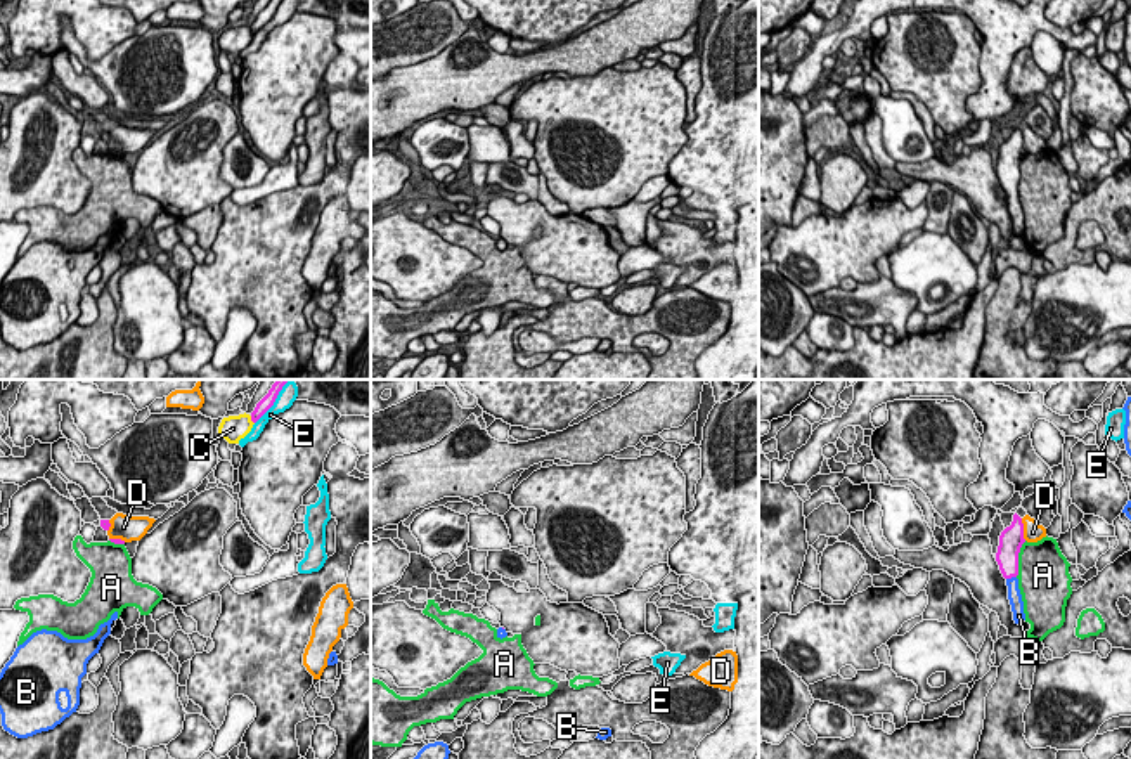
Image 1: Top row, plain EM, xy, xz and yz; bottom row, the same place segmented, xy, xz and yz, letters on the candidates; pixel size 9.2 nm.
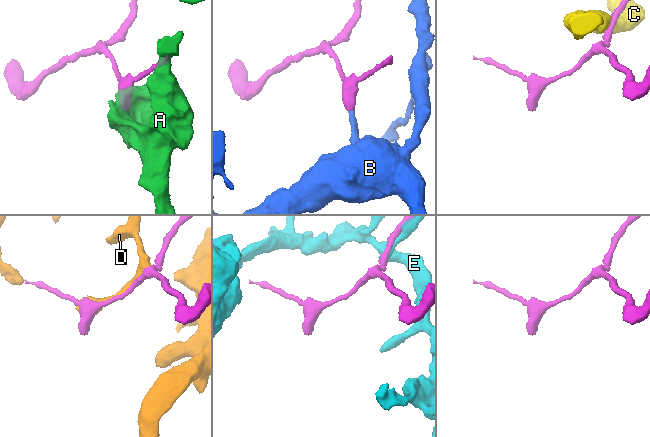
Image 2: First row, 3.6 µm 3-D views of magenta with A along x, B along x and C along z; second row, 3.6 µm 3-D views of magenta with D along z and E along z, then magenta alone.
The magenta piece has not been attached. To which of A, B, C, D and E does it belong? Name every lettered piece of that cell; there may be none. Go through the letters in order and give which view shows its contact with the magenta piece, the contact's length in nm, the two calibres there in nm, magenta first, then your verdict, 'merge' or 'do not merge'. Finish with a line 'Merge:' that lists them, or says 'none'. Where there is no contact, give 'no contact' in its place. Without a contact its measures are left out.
A: meets magenta in yz; contact 360 nm long; 220 nm thick on the magenta side, 440 nm on the other; do not merge
B: meets magenta in yz; contact 100 nm long; 220 nm thick on the magenta side, 130 nm on the other; merge
C: meets magenta in xy; contact 90 nm long; 120 nm thick on the magenta side, 240 nm on the other; do not merge
D: meets magenta in yz; contact 220 nm long; 220 nm thick on the magenta side, 190 nm on the other; do not merge
E: meets magenta in xy; contact 550 nm long; 120 nm thick on the magenta side, 160 nm on the other; do not merge
Merge: B

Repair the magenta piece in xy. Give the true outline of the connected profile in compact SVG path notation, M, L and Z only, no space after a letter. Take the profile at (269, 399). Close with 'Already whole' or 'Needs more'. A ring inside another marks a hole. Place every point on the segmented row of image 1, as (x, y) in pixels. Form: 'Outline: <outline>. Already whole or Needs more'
Outline: M277 380L268 393L256 404L255 411L251 412L251 421L256 423L275 402L282 386L291 380Z. Already whole

